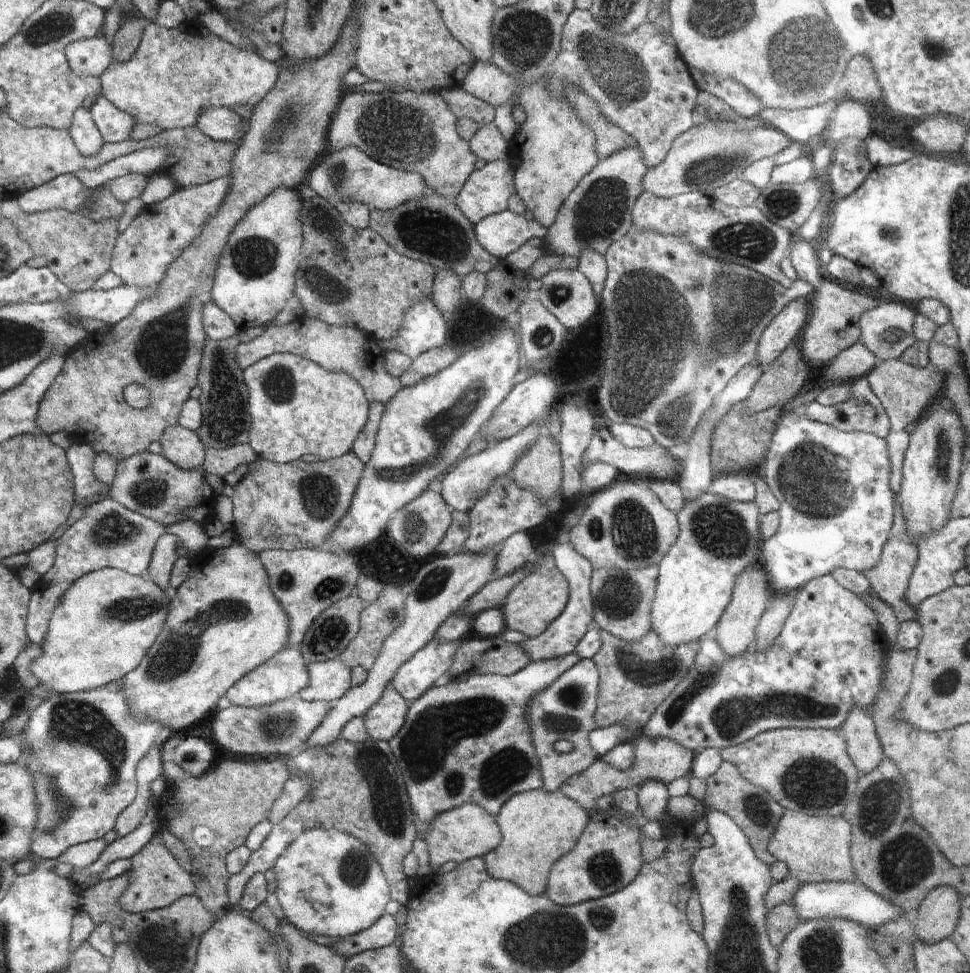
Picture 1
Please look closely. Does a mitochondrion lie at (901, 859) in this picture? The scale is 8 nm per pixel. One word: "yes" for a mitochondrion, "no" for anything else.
yes

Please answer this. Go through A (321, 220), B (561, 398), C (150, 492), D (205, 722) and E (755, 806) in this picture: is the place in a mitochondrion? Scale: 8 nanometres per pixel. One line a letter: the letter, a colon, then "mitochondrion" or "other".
A: mitochondrion
B: other
C: mitochondrion
D: other
E: mitochondrion

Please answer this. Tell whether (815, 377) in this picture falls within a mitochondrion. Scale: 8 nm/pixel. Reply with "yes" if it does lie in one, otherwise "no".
no

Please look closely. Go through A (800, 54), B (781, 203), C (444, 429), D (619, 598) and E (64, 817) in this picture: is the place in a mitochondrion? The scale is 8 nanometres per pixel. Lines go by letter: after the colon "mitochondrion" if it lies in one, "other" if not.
A: mitochondrion
B: mitochondrion
C: mitochondrion
D: mitochondrion
E: mitochondrion

